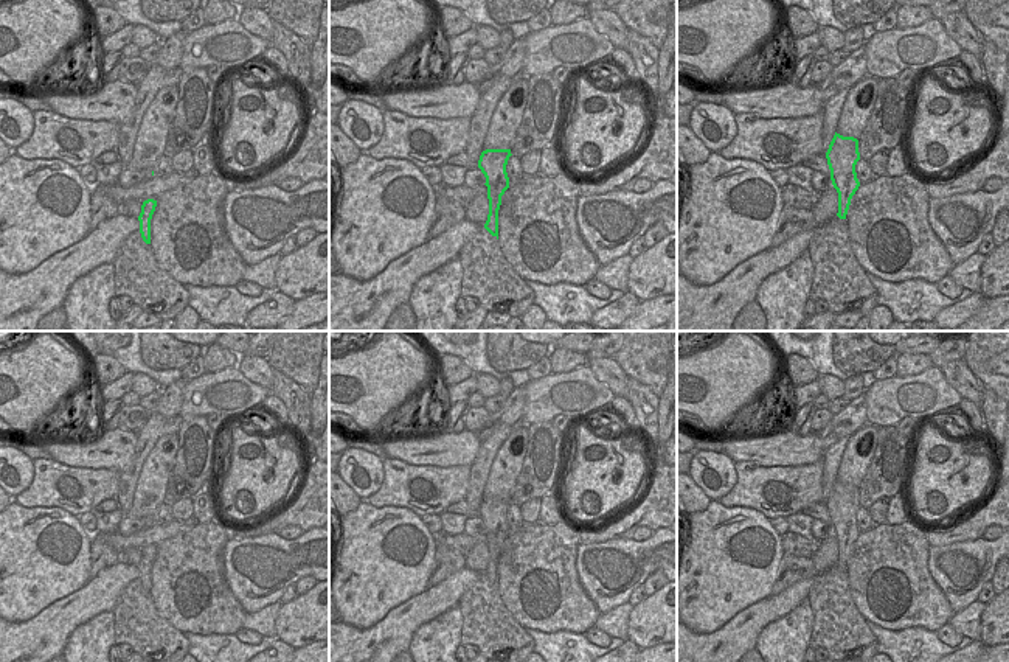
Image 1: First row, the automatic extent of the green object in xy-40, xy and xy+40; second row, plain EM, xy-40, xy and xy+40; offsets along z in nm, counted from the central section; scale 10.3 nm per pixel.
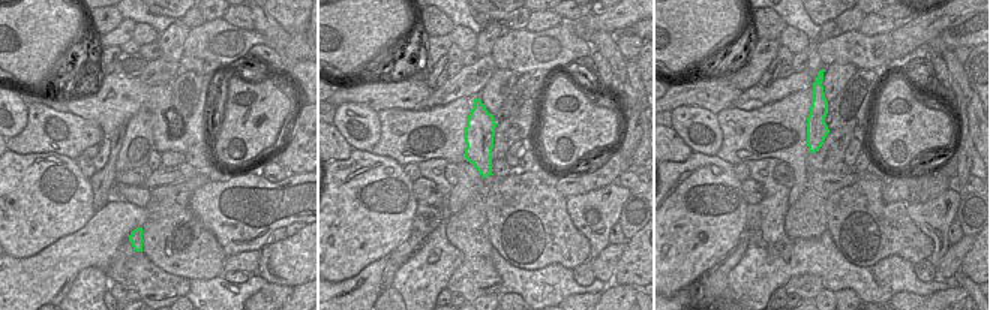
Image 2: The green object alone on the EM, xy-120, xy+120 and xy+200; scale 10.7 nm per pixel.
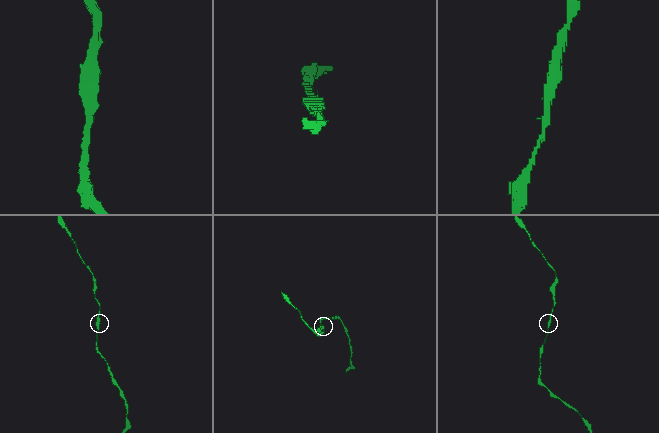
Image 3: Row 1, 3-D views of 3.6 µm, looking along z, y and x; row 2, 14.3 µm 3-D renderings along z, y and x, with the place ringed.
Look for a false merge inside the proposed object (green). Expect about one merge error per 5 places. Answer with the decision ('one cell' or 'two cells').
one cell

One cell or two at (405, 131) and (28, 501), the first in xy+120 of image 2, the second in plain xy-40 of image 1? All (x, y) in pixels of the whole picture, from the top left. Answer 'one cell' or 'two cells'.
one cell

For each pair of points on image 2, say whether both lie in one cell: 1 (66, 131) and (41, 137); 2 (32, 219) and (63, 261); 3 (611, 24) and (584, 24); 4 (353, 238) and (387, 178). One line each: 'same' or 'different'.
1: same
2: different
3: same
4: same

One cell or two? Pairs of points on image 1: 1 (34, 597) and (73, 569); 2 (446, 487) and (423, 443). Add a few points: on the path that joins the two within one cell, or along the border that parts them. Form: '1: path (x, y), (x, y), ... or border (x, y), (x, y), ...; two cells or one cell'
1: path (44, 588), (64, 569); one cell
2: border (399, 459), (415, 465), (469, 466); two cells

